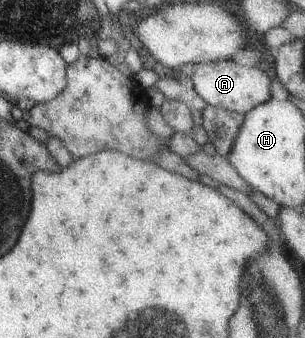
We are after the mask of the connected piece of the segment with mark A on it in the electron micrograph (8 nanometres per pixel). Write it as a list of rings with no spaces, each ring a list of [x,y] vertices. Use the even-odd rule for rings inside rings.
[[[227,59],[195,63],[192,70],[192,93],[201,98],[206,105],[244,115],[248,110],[270,99],[269,84],[271,81],[269,81],[265,69],[242,66]]]

